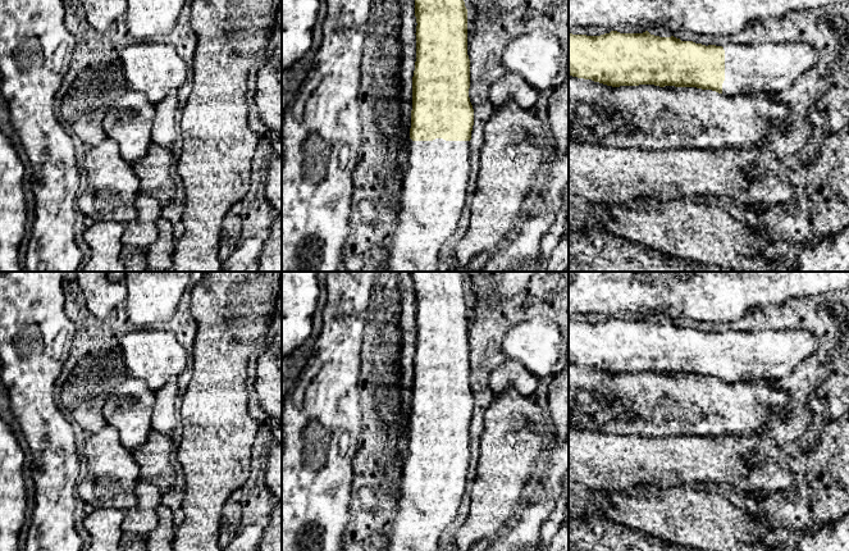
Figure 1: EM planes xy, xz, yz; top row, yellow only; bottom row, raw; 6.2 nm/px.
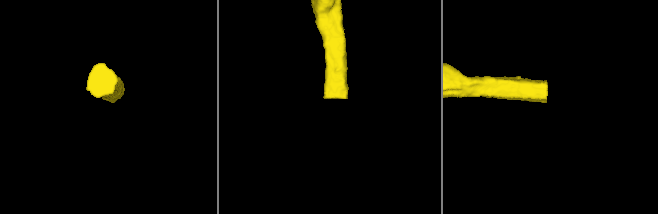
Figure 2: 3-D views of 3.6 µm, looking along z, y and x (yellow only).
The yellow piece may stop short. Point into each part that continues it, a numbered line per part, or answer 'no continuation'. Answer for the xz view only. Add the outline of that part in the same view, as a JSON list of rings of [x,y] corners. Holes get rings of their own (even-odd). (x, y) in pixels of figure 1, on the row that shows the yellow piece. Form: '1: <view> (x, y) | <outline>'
1: xz (434, 186) | [[[410,141],[407,169],[387,272],[437,272],[442,245],[455,233],[470,179],[469,141]]]

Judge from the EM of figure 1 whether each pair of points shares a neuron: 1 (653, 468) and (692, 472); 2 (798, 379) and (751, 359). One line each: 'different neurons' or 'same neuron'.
1: same neuron
2: different neurons

